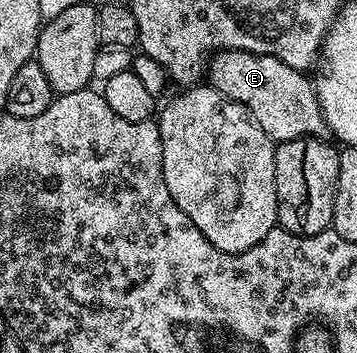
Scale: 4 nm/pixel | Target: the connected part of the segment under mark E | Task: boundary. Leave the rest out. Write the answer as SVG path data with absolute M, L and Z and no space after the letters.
M221 49L214 54L205 77L211 88L244 105L261 131L276 143L302 137L322 138L327 133L312 78L304 70L289 67L289 63L281 63L281 59L273 55Z

